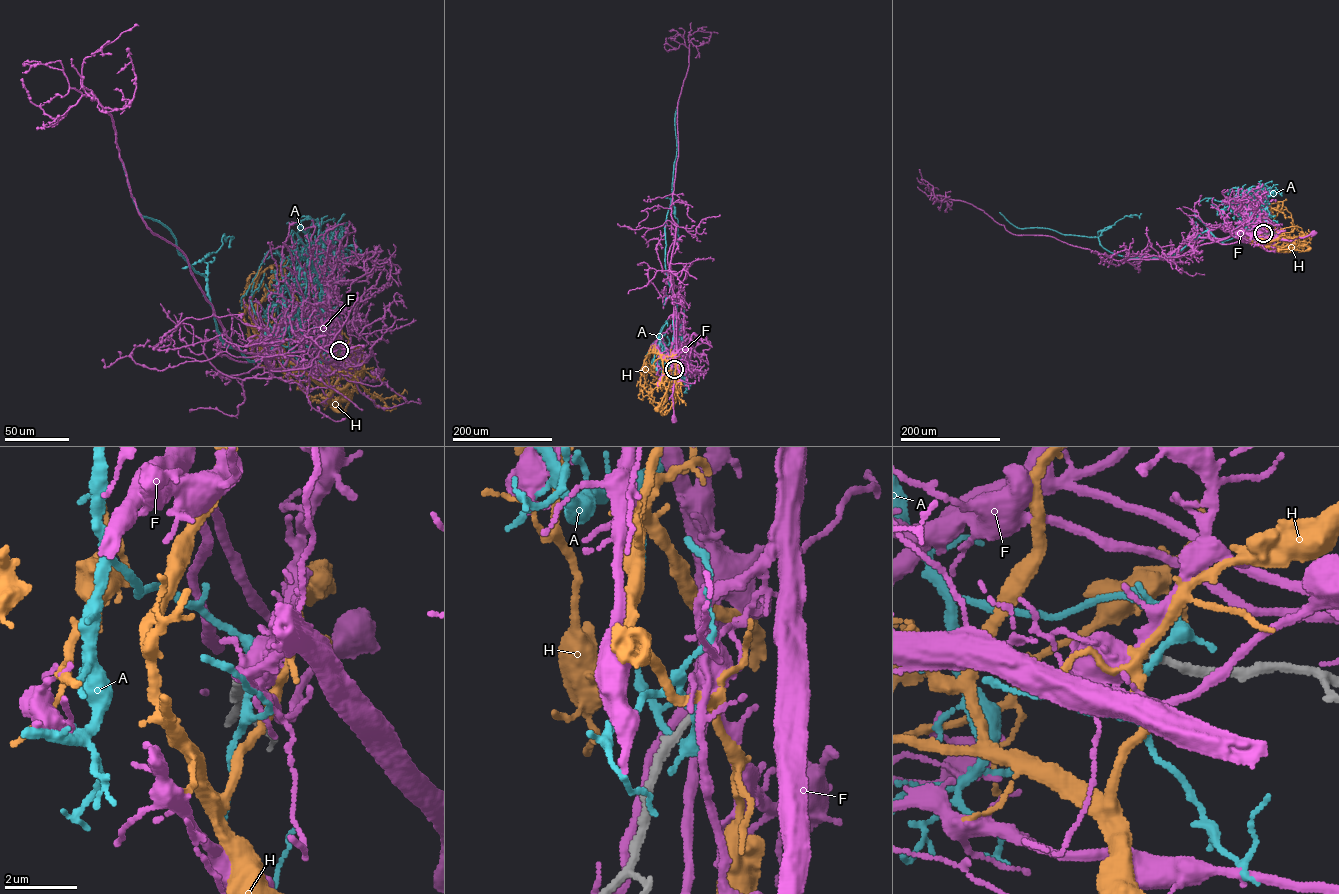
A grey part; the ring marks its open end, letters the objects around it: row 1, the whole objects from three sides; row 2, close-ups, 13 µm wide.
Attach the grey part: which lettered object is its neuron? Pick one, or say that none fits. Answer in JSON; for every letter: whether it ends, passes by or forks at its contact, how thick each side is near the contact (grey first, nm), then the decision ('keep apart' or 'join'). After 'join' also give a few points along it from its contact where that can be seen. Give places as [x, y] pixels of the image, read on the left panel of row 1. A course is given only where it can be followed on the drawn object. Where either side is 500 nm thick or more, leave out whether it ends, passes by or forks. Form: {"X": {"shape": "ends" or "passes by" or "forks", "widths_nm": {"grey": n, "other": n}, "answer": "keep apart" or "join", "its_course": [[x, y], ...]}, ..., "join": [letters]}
{"A": {"shape": "passes by", "widths_nm": {"grey": 200, "other": 220}, "answer": "keep apart"}, "F": {"shape": "passes by", "widths_nm": {"grey": 150, "other": 480}, "answer": "keep apart"}, "H": {"shape": "forks", "widths_nm": {"grey": 160, "other": 180}, "answer": "join", "its_course": [[339, 350], [340, 376], [333, 388], [346, 389], [350, 396], [346, 411], [336, 408]]}, "join": ["H"]}

